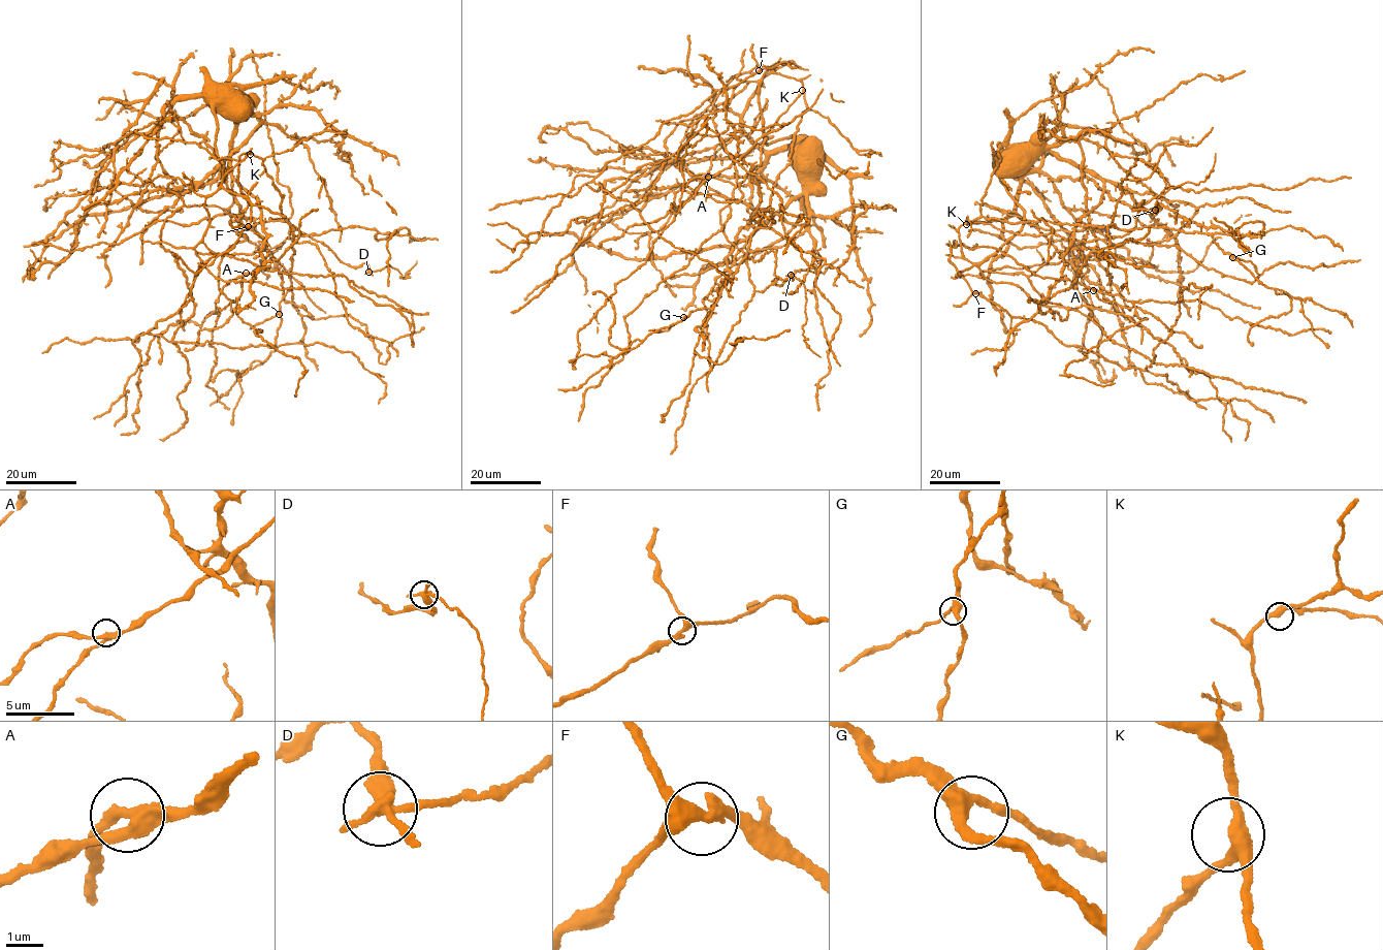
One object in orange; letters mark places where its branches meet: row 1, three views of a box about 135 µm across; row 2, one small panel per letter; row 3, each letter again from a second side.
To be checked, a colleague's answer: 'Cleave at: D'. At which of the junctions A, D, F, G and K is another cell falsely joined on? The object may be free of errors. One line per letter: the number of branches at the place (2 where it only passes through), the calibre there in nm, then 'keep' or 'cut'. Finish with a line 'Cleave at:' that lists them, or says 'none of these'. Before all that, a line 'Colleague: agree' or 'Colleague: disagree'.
Colleague: agree
A: 3 | 340 nm | keep
D: 3 | 320 nm | cut
F: 3 | 360 nm | keep
G: 3 | 360 nm | keep
K: 3 | 340 nm | keep
Cleave at: D

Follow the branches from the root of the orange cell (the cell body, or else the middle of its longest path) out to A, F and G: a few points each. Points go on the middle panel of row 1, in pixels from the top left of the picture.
A: (801, 150), (804, 194), (757, 227), (748, 222), (758, 207), (758, 185), (739, 151), (738, 160), (708, 177)
F: (801, 150), (790, 135), (764, 141), (757, 98), (762, 78), (776, 65), (759, 70)
G: (801, 150), (790, 135), (763, 139), (758, 96), (771, 73), (803, 87), (790, 163), (716, 303), (683, 317)

